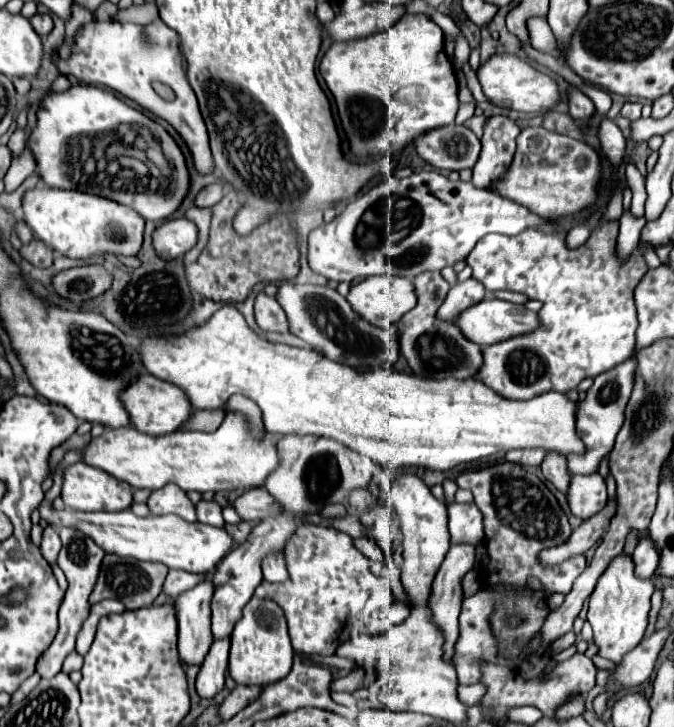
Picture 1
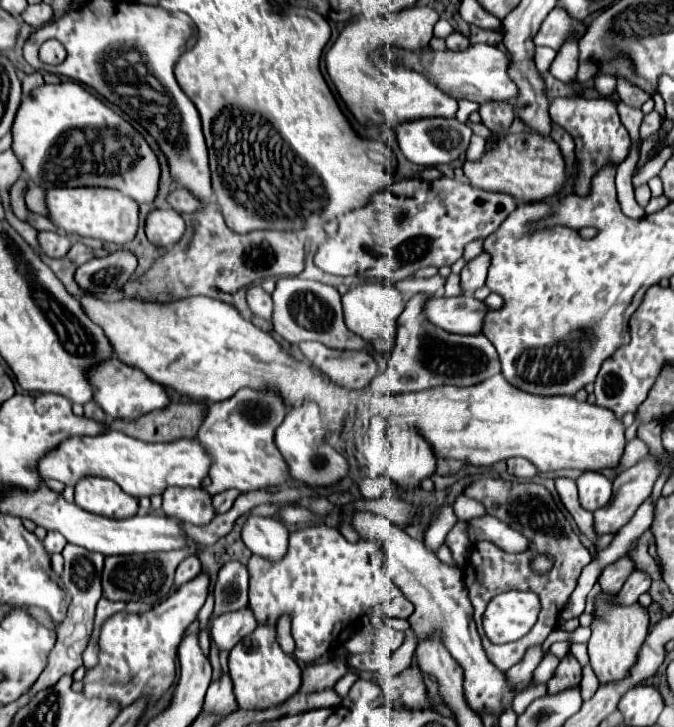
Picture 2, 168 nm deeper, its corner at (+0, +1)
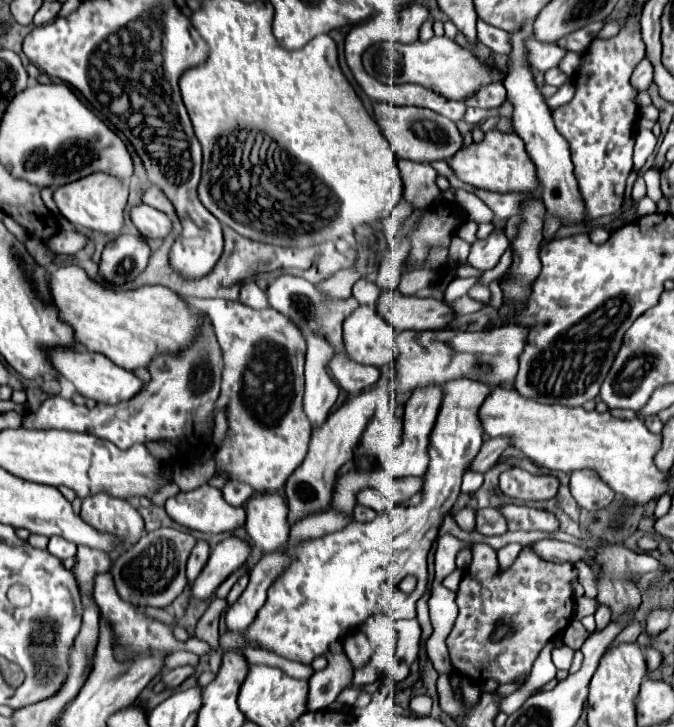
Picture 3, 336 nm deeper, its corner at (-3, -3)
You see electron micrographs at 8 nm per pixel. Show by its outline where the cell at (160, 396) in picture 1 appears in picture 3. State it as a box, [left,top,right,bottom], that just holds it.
[52,350,146,406]

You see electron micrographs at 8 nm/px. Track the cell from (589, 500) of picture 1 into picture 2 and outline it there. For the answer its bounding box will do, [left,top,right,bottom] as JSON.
[575,472,611,512]

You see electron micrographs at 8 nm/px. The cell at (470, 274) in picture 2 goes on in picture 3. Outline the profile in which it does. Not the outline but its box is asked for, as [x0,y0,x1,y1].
[468,232,510,272]

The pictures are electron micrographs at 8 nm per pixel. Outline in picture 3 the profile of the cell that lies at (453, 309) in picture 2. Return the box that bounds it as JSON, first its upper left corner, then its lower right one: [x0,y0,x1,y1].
[378,292,456,332]

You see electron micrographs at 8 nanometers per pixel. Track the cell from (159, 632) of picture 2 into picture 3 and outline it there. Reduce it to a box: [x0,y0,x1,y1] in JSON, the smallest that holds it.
[190,538,250,602]

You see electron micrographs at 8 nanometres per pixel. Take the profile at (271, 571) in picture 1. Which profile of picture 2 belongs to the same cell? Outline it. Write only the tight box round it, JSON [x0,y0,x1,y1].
[241,516,287,560]

